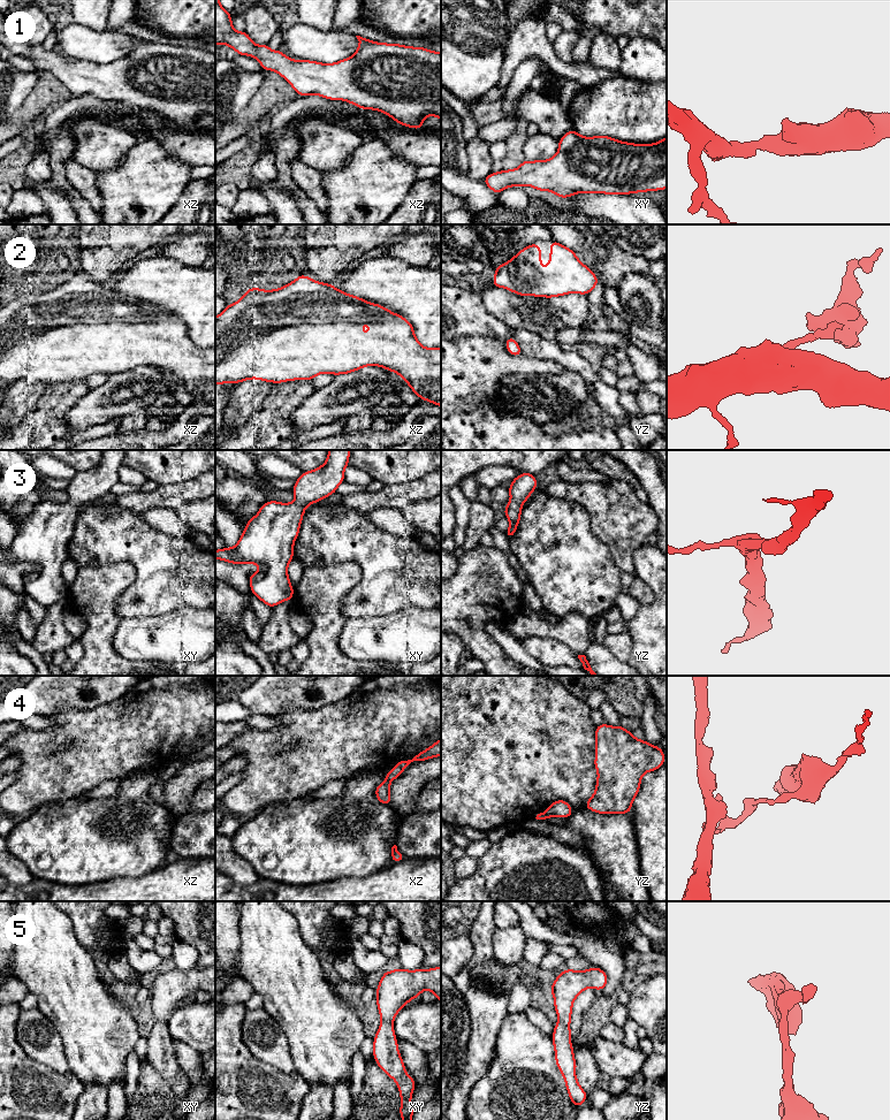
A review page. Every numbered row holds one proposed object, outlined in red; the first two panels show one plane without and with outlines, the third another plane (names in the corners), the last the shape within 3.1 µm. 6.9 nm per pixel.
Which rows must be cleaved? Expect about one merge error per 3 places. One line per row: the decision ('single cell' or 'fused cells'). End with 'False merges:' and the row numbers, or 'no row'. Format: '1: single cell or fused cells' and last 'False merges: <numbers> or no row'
1: single cell
2: single cell
3: single cell
4: fused cells
5: single cell
False merges: 4

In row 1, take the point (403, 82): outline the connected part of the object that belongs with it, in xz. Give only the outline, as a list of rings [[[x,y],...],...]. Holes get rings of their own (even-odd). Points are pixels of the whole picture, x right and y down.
[[[215,0],[215,45],[226,44],[235,49],[237,55],[254,58],[261,64],[263,70],[279,73],[301,97],[317,94],[329,100],[344,100],[358,108],[380,111],[395,122],[418,130],[423,128],[423,121],[429,115],[441,120],[441,53],[439,52],[426,49],[423,46],[376,43],[356,36],[359,41],[356,53],[336,63],[291,60],[281,51],[271,49],[267,44],[256,45],[245,31],[239,32],[234,29],[231,20],[230,13],[220,5],[219,0]]]

